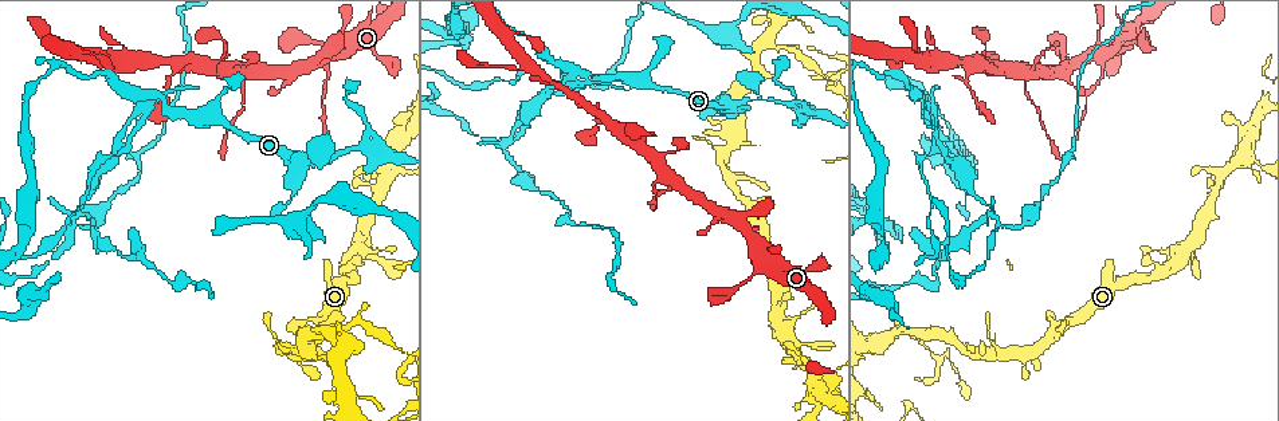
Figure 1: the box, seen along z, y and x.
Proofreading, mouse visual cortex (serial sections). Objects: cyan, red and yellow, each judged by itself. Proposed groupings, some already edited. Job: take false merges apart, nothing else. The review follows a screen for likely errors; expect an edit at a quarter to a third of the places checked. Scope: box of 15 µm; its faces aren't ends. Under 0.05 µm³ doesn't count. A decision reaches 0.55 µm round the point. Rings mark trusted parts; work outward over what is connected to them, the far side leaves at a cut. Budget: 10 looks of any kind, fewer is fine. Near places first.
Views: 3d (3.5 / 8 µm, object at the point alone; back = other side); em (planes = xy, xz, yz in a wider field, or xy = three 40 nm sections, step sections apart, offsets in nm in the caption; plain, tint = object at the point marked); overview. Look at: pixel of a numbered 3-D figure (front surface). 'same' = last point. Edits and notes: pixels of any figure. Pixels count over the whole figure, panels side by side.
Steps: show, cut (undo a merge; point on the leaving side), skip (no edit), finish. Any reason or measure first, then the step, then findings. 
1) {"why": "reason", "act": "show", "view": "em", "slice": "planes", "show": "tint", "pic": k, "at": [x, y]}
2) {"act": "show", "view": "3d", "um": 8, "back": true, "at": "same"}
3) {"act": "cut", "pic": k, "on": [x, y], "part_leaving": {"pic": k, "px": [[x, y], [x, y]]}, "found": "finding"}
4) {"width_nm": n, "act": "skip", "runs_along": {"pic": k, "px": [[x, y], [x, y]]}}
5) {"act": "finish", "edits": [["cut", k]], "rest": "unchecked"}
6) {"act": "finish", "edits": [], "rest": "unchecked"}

{"why": "three-way junction", "act": "show", "view": "3d", "um": 8, "pic": 1, "at": [728, 182]}

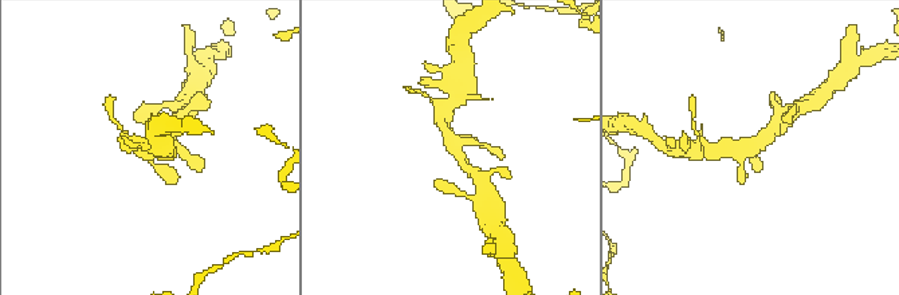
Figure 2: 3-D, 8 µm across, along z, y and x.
{"why": "zoom in", "act": "show", "view": "3d", "um": 3.5, "pic": 2, "at": [452, 144]}

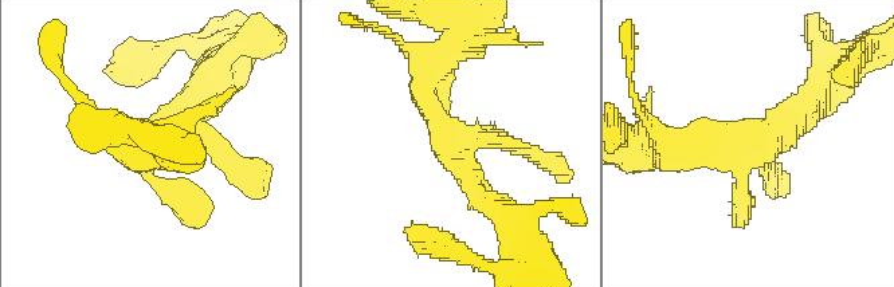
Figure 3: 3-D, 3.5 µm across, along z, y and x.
{"act": "show", "view": "em", "slice": "xy", "step": 5, "show": "tint", "pic": 3, "at": [759, 139]}

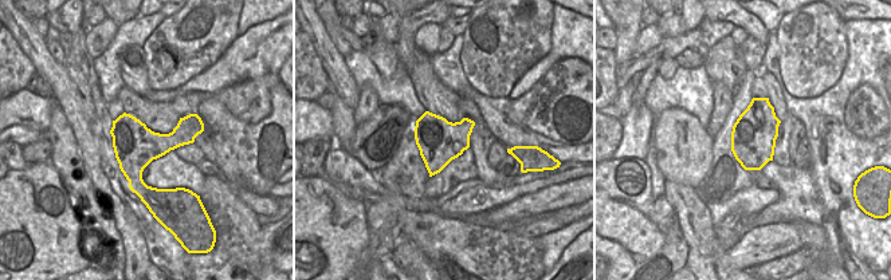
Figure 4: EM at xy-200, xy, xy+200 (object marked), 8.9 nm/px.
{"act": "skip", "runs_along": {"pic": 3, "px": [[497, 208], [447, 146], [427, 71]]}, "found": "continuous, no second cell"}

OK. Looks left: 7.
{"act": "show", "view": "3d", "um": 3.5, "pic": 1, "at": [333, 334]}

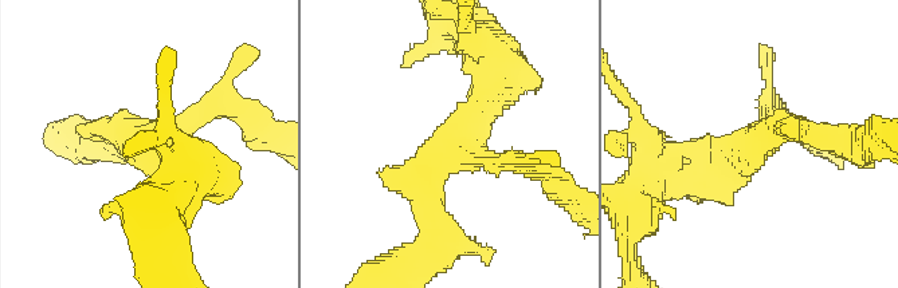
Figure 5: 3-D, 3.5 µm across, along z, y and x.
{"arms": 3, "arm_widths_nm": [200, 300, 400], "act": "show", "view": "em", "slice": "xy", "step": 3, "show": "tint", "pic": 5, "at": [447, 150]}

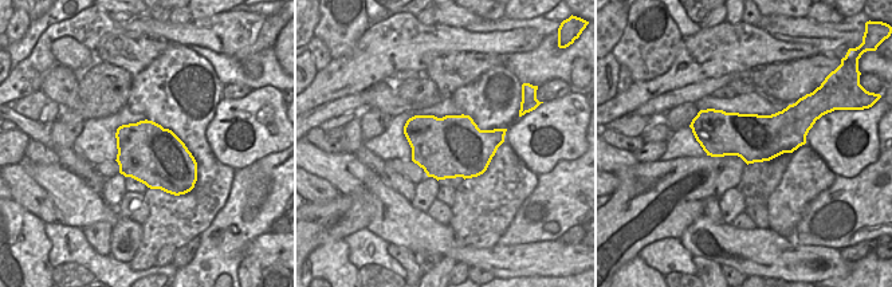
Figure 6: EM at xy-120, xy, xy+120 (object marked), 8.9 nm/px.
{"act": "skip", "runs_along": {"pic": 5, "px": [[432, 227], [428, 162], [494, 86]]}, "found": "all the same cell"}

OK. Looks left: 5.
{"why": "sharp bend", "act": "show", "view": "3d", "um": 3.5, "pic": 1, "at": [830, 80]}

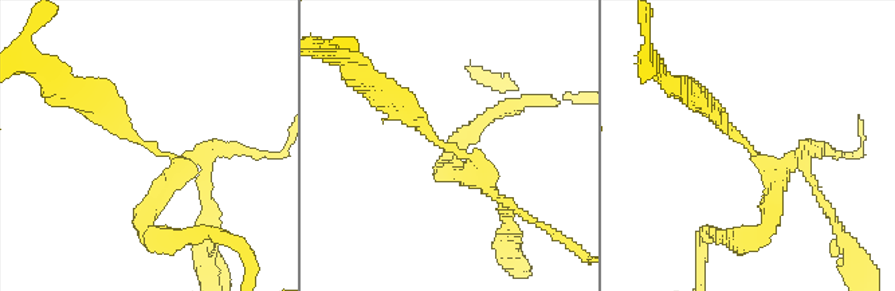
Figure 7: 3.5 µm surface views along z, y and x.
{"arm_widths_nm": [200, 250], "why": "now the EM", "act": "show", "view": "em", "slice": "xy", "step": 3, "show": "tint", "pic": 7, "at": [448, 145]}

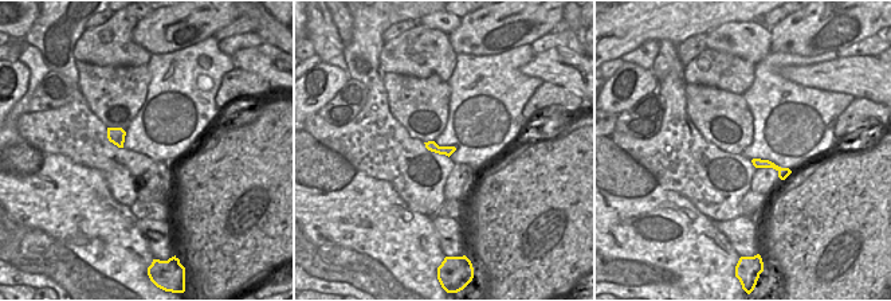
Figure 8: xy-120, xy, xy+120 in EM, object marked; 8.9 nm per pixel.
{"width_nm": 100, "act": "cut", "pic": 7, "on": [150, 199], "part_leaving": {"pic": 7, "px": [[169, 154], [183, 166], [145, 212], [161, 236]]}, "found": "a second cell is stuck on"}

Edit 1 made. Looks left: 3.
{"why": "arms part here", "act": "show", "view": "3d", "um": 3.5, "pic": 1, "at": [330, 161]}

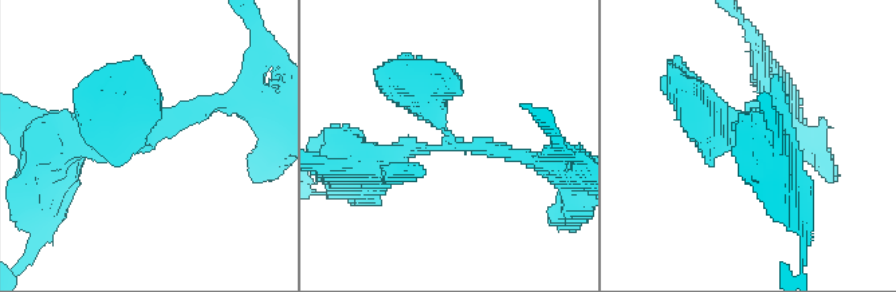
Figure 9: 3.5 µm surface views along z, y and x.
{"arms": 3, "arm_widths_nm": [200, 300, 450], "why": "shape alone is not enough", "act": "show", "view": "em", "slice": "xy", "step": 3, "show": "tint", "pic": 9, "at": [448, 141]}

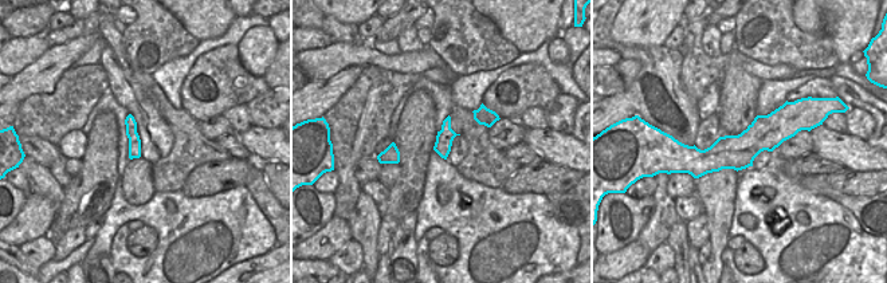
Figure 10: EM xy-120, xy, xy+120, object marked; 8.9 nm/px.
{"act": "skip", "runs_along": {"pic": 9, "px": [[62, 141], [144, 141], [227, 103]]}, "found": "all the same cell"}

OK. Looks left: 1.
{"act": "finish", "edits": [["cut", 7]], "rest": "unchecked"}

